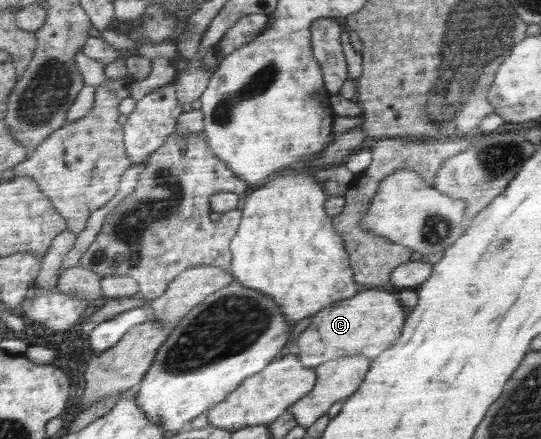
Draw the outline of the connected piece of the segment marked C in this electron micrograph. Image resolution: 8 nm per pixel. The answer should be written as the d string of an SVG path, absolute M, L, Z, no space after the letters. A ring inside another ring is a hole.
M385 287L364 288L354 297L315 313L309 326L297 338L299 354L295 356L302 361L303 366L313 368L345 356L367 356L375 360L401 336L405 318L407 314L397 302L395 293L385 292Z

